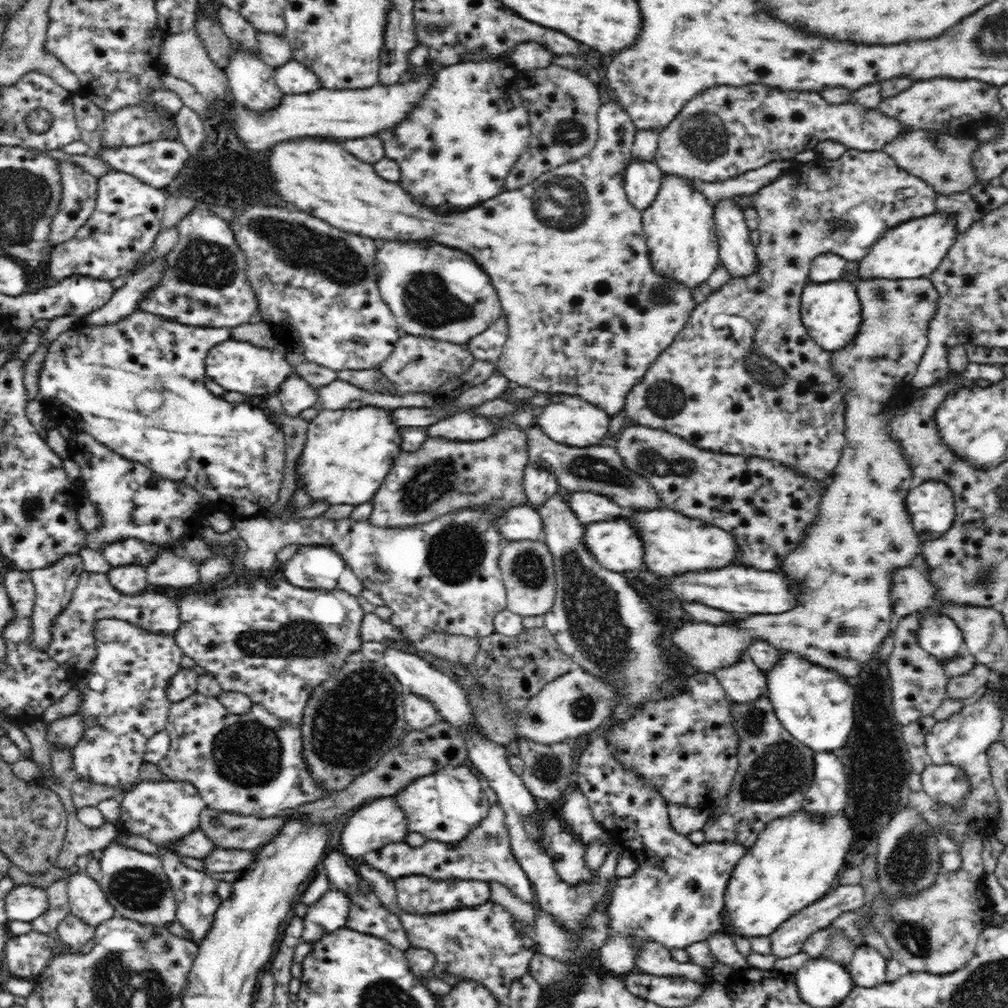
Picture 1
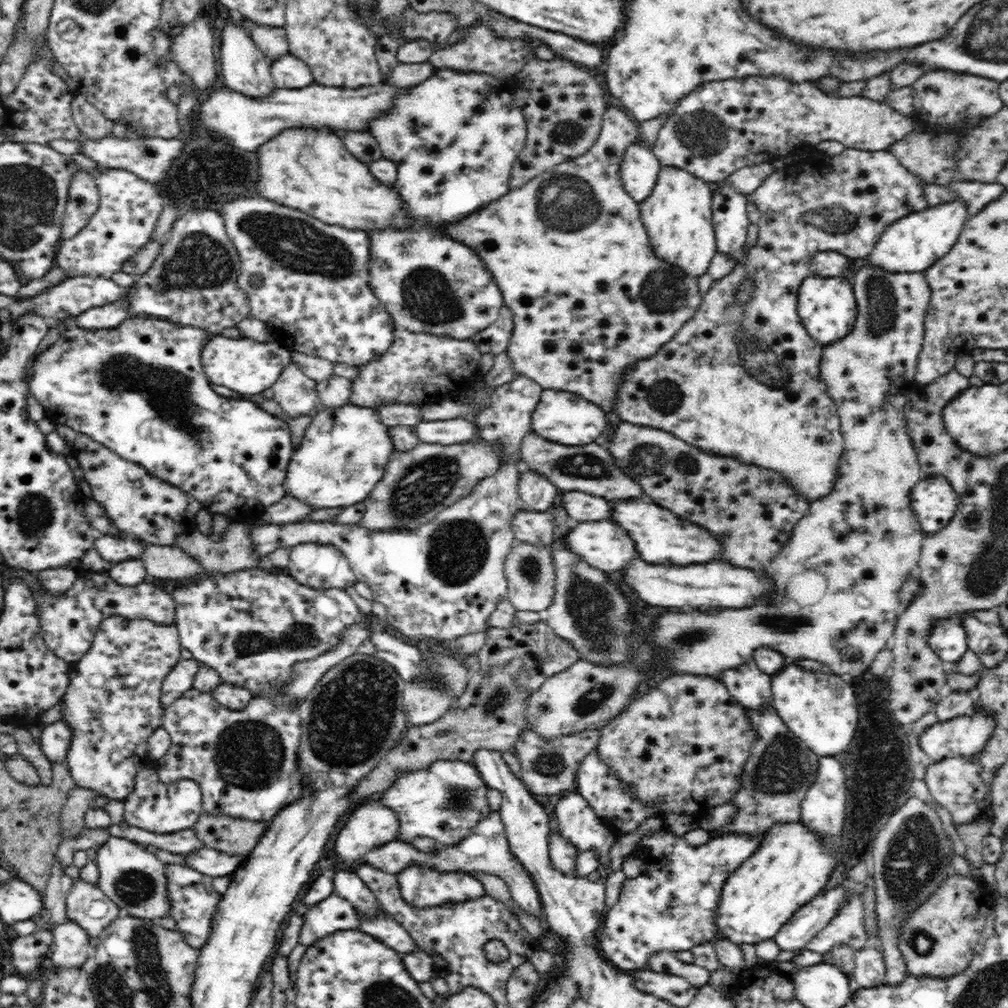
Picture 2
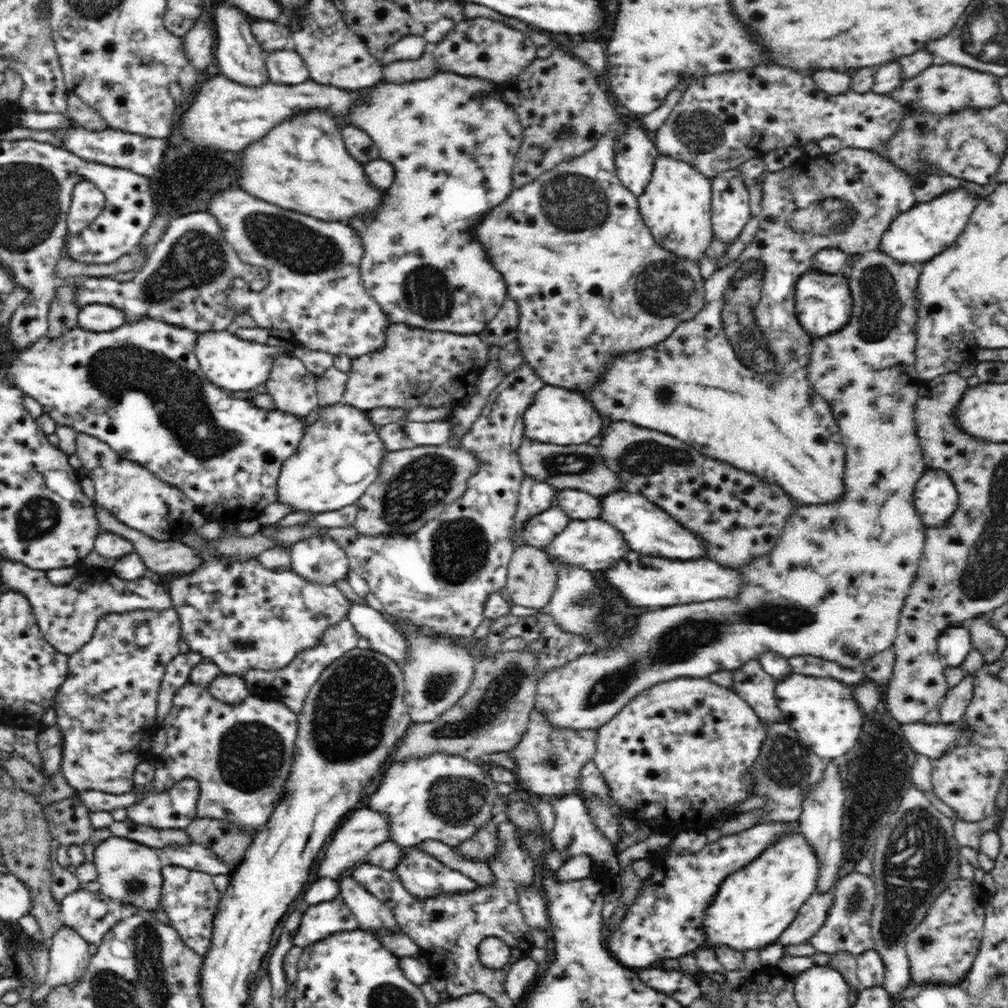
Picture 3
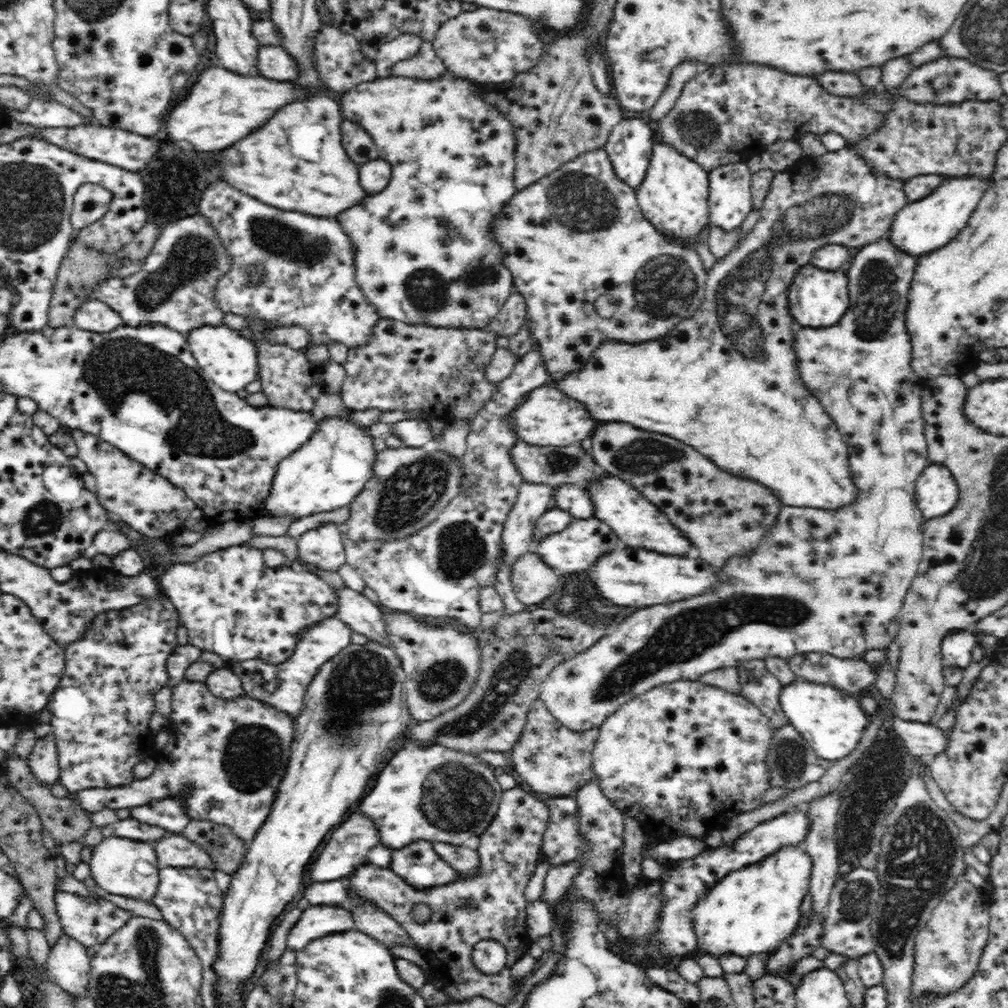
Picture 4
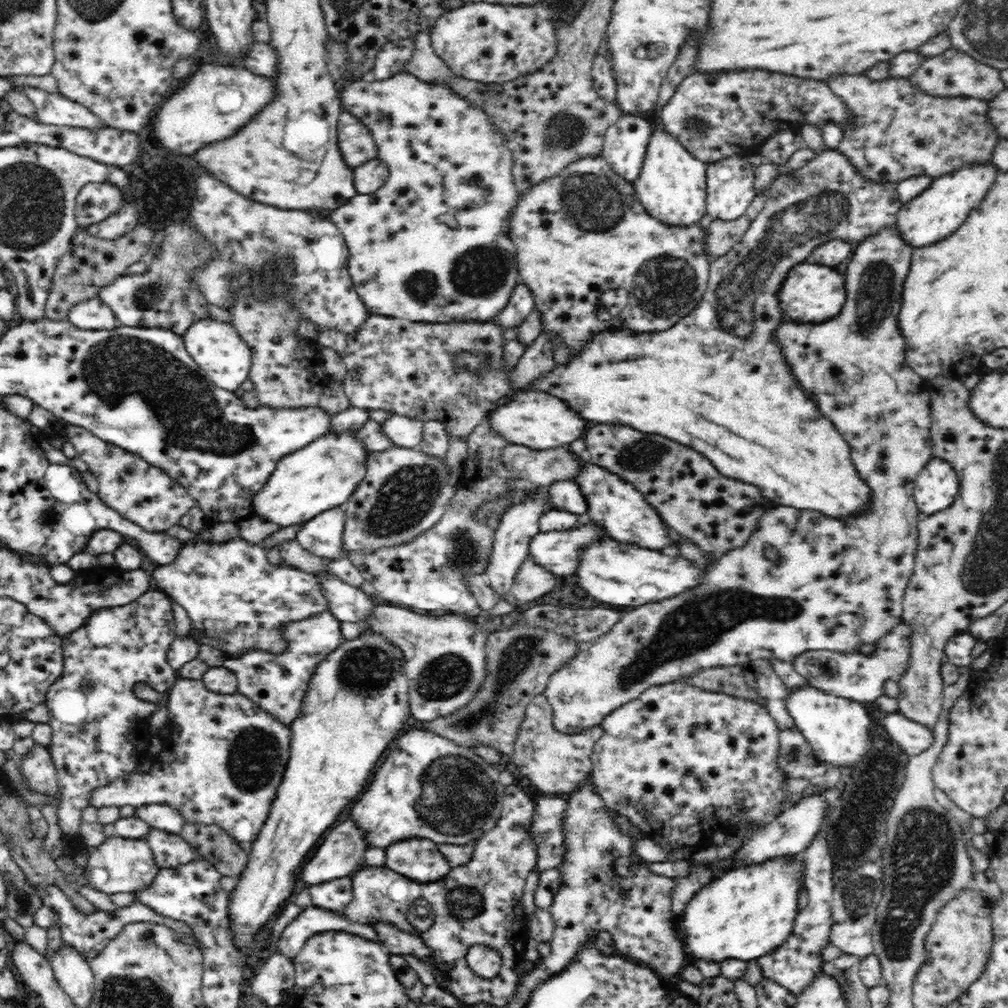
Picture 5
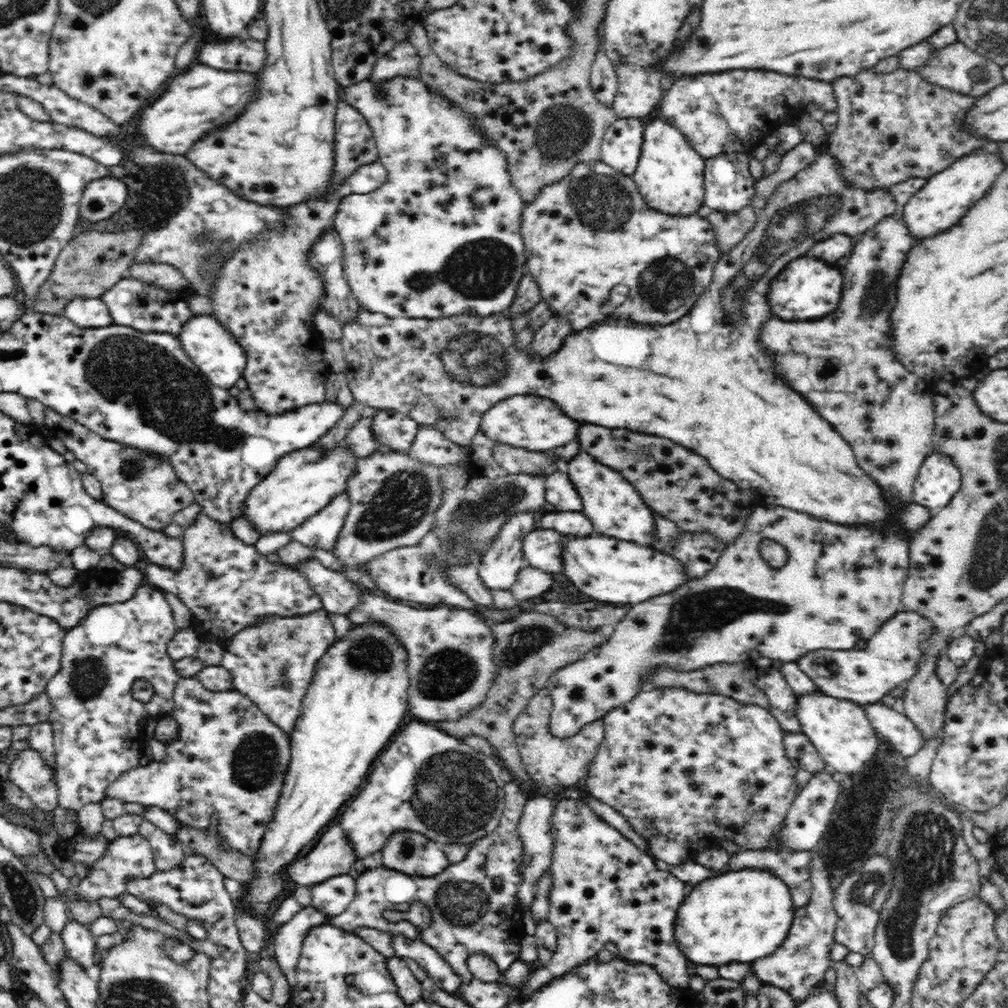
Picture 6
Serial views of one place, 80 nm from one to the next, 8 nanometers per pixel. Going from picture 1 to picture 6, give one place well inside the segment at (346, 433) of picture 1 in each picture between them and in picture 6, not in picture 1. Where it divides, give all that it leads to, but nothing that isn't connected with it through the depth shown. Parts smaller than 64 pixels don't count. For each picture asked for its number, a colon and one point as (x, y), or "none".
2: (342, 456)
3: (340, 455)
4: (327, 472)
5: (323, 475)
6: (302, 483)

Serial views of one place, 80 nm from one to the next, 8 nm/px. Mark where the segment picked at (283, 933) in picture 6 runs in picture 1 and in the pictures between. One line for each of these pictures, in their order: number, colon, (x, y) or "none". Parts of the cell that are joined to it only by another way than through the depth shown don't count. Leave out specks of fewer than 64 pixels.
1: (329, 914)
2: (334, 914)
3: (321, 920)
4: (318, 921)
5: (311, 921)

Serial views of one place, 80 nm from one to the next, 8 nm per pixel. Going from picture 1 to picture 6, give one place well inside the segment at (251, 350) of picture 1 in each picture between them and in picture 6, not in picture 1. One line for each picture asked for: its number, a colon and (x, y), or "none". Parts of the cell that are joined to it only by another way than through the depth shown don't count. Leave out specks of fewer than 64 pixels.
2: (243, 365)
3: (229, 362)
4: (229, 360)
5: (217, 348)
6: (211, 347)

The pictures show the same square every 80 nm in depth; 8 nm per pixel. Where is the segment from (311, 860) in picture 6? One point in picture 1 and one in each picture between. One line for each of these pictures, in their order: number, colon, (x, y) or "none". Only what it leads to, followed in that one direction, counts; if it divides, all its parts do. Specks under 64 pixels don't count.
1: (383, 822)
2: (373, 825)
3: (366, 828)
4: (348, 846)
5: (342, 852)

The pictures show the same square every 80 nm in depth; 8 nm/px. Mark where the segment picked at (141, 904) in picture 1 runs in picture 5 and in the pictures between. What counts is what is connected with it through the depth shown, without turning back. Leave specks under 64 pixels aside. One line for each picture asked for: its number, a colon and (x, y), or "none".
2: (134, 879)
3: (130, 873)
4: (123, 867)
5: (119, 865)

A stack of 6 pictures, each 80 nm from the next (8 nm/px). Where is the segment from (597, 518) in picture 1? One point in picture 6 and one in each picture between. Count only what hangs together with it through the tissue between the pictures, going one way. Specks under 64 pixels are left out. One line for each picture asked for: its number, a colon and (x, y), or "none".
2: (581, 506)
3: (578, 505)
4: (574, 499)
5: (566, 495)
6: (561, 495)

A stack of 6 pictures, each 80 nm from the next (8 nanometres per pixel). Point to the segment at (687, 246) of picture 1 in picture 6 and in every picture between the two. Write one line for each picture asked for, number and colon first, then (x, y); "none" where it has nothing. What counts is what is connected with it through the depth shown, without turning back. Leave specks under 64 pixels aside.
2: (677, 215)
3: (676, 205)
4: (674, 196)
5: (672, 187)
6: (669, 175)

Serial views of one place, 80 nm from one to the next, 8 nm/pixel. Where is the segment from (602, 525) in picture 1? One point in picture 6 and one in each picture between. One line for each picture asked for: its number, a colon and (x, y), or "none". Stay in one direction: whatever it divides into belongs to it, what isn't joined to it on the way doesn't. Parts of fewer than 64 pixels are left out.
2: (604, 544)
3: (594, 544)
4: (579, 545)
5: (557, 551)
6: (541, 547)

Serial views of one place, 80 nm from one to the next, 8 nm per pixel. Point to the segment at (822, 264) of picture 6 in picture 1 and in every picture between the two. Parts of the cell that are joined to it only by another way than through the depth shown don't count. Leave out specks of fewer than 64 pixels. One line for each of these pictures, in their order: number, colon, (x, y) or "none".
1: (831, 312)
2: (828, 309)
3: (823, 302)
4: (817, 298)
5: (811, 293)

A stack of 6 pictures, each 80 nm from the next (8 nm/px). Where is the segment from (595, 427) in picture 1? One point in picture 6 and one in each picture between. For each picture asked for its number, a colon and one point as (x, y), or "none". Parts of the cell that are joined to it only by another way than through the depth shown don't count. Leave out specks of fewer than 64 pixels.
2: (567, 419)
3: (560, 417)
4: (546, 418)
5: (534, 419)
6: (526, 422)

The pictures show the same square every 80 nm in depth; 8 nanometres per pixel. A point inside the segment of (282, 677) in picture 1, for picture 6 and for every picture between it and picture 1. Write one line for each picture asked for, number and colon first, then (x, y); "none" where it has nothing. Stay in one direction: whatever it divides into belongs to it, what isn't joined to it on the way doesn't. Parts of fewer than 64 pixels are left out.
2: (253, 628)
3: (240, 615)
4: (231, 603)
5: (232, 584)
6: (222, 579)

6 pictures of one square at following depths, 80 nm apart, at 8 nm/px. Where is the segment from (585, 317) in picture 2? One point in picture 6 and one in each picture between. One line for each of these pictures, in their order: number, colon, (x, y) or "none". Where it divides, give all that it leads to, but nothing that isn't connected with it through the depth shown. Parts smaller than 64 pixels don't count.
3: (590, 281)
4: (577, 234)
5: (577, 235)
6: (582, 236)

